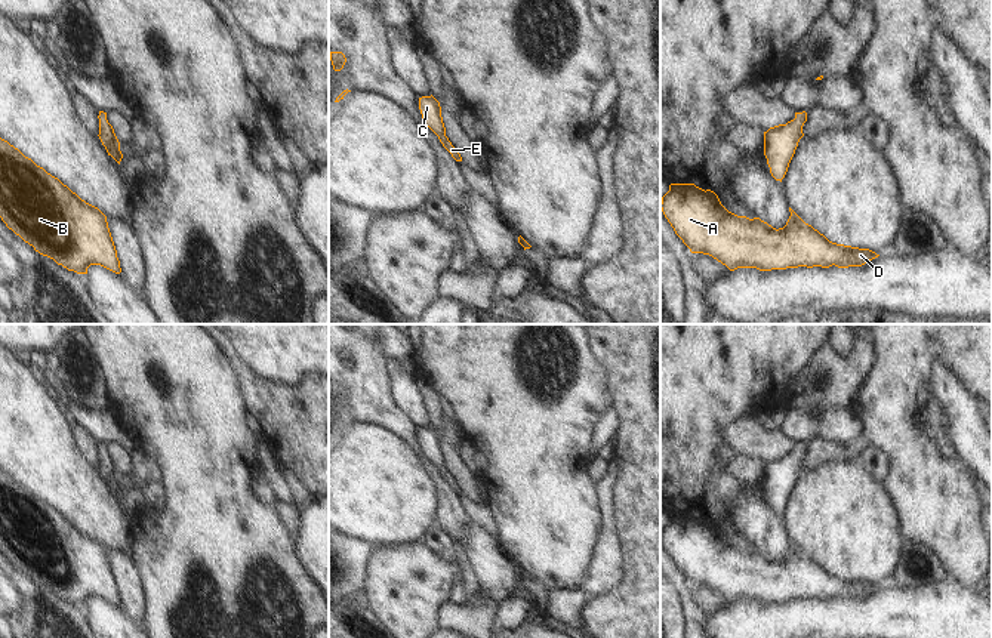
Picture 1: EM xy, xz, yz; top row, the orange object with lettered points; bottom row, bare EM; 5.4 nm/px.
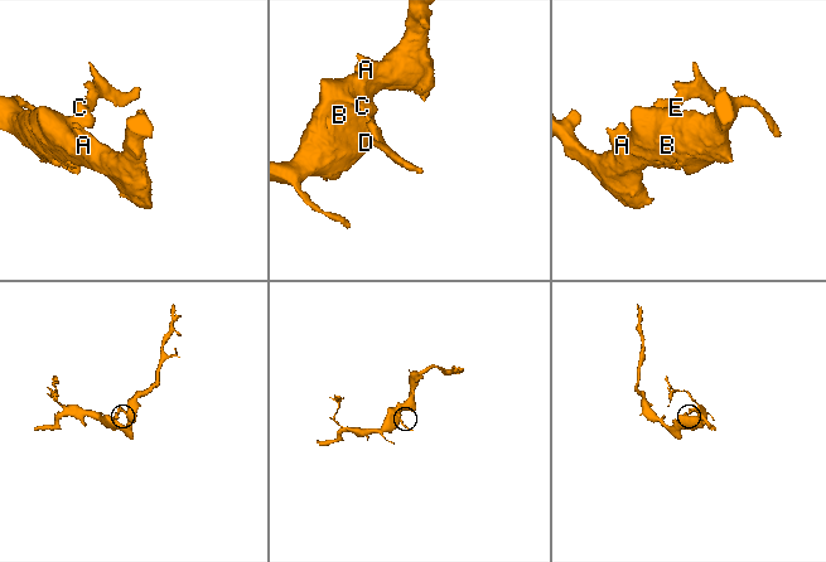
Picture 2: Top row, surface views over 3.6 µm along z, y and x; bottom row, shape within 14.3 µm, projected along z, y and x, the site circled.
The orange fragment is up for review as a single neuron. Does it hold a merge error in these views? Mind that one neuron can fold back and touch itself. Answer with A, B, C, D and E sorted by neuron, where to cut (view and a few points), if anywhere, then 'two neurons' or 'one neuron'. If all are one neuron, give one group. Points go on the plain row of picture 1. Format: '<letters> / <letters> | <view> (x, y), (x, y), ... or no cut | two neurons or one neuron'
A B C D E | no cut | one neuron

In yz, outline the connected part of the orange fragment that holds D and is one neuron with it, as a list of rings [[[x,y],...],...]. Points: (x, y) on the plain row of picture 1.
[[[671,515],[660,540],[691,585],[709,586],[730,602],[848,600],[879,588],[869,580],[829,573],[791,539],[786,557],[779,561],[760,549],[737,548],[721,536],[714,523],[694,515]]]

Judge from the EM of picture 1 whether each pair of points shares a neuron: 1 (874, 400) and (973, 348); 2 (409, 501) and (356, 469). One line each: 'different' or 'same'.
1: same
2: same

